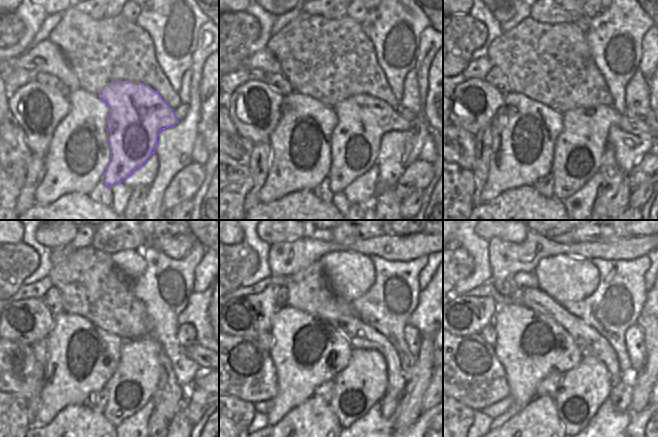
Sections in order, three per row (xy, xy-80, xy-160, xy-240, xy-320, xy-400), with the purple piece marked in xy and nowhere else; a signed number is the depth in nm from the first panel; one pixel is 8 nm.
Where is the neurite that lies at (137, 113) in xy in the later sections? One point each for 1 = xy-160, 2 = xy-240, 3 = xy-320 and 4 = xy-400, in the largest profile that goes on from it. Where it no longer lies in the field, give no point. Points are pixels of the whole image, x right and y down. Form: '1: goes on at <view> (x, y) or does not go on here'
1: goes on at xy-160 (579, 147)
2: goes on at xy-240 (133, 383)
3: goes on at xy-320 (363, 383)
4: goes on at xy-400 (582, 390)

